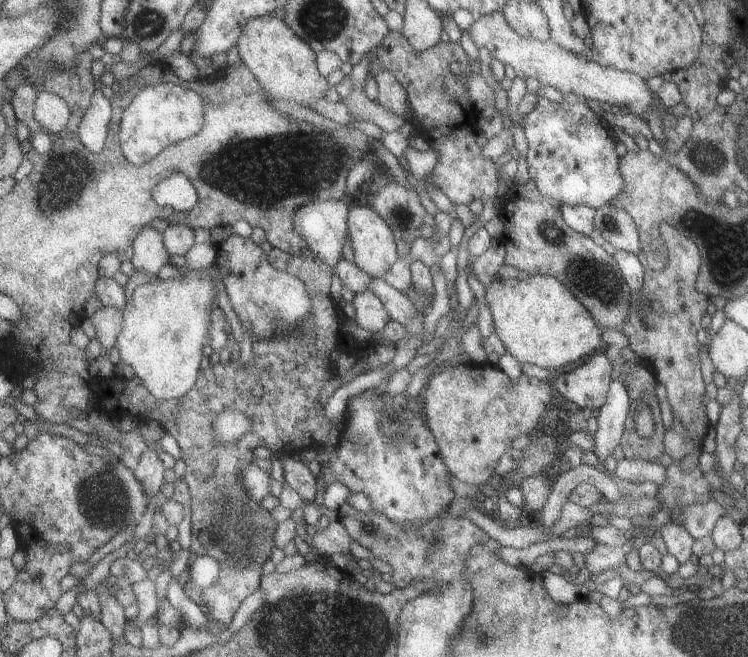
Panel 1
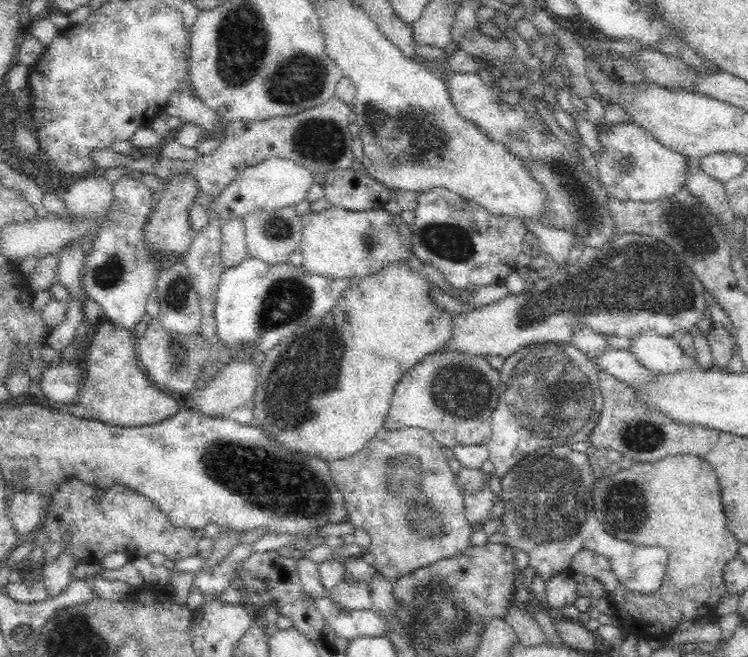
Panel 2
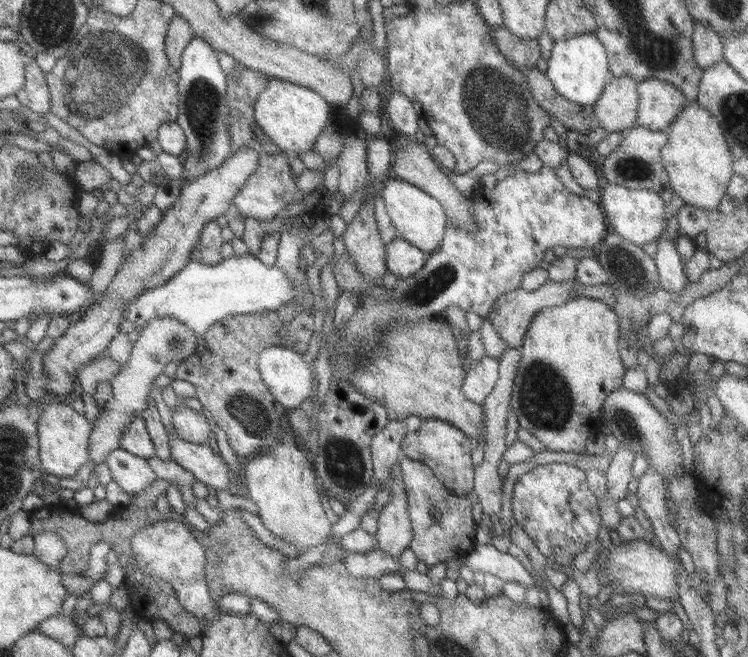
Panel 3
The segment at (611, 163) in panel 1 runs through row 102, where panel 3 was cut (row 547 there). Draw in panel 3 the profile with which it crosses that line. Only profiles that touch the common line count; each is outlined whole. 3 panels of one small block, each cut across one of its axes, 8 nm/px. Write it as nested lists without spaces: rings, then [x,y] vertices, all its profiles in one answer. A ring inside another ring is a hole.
[[[552,462],[535,465],[517,476],[511,489],[511,518],[531,538],[537,550],[553,560],[551,550],[561,548],[573,558],[585,550],[585,544],[598,538],[601,527],[595,495],[586,485],[582,469]]]

